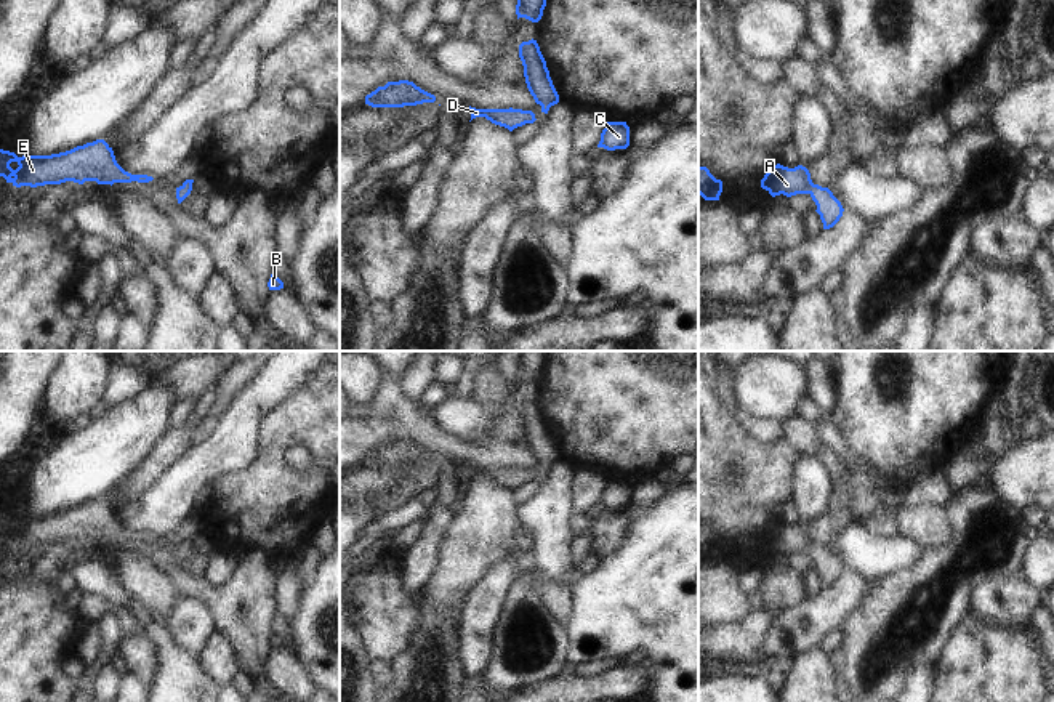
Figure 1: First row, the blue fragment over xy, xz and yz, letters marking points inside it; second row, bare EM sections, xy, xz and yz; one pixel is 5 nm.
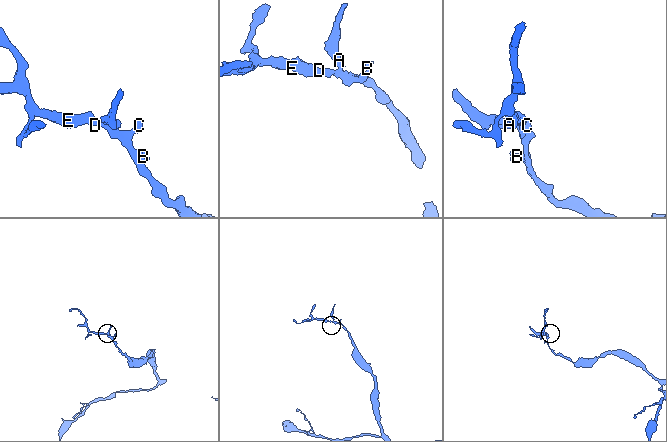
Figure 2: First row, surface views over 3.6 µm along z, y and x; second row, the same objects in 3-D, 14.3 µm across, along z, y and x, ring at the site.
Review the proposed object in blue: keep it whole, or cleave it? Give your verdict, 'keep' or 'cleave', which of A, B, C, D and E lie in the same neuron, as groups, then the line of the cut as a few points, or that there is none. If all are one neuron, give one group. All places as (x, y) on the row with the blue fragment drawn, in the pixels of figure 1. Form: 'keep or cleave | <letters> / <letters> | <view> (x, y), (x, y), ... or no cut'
keep | A B C D E | no cut

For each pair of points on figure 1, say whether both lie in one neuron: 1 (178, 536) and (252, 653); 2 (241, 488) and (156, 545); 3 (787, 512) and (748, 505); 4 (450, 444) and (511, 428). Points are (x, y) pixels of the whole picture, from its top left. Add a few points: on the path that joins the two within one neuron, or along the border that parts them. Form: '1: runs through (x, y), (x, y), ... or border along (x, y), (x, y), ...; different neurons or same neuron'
1: runs through (172, 568), (191, 587), (205, 592), (234, 621); same neuron
2: border along (204, 508), (201, 532); different neurons
3: border along (792, 499), (772, 510), (772, 516), (777, 521); different neurons
4: runs through (465, 452), (487, 452), (497, 443); same neuron

